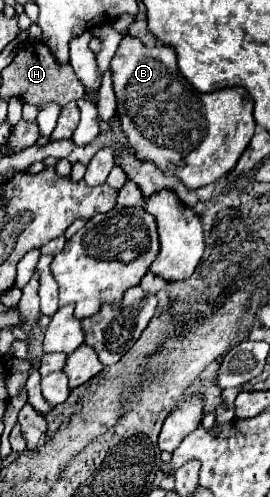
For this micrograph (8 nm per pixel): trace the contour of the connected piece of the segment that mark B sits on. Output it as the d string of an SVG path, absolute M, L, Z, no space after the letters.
M124 34L112 62L110 62L120 128L128 138L128 144L134 148L134 154L140 162L152 162L164 174L180 178L188 190L198 190L208 186L222 176L226 176L238 162L240 154L246 150L250 138L254 136L254 118L252 118L252 98L244 88L222 88L216 92L196 92L192 84L180 74L176 50L168 44L156 44L148 48L140 38Z

